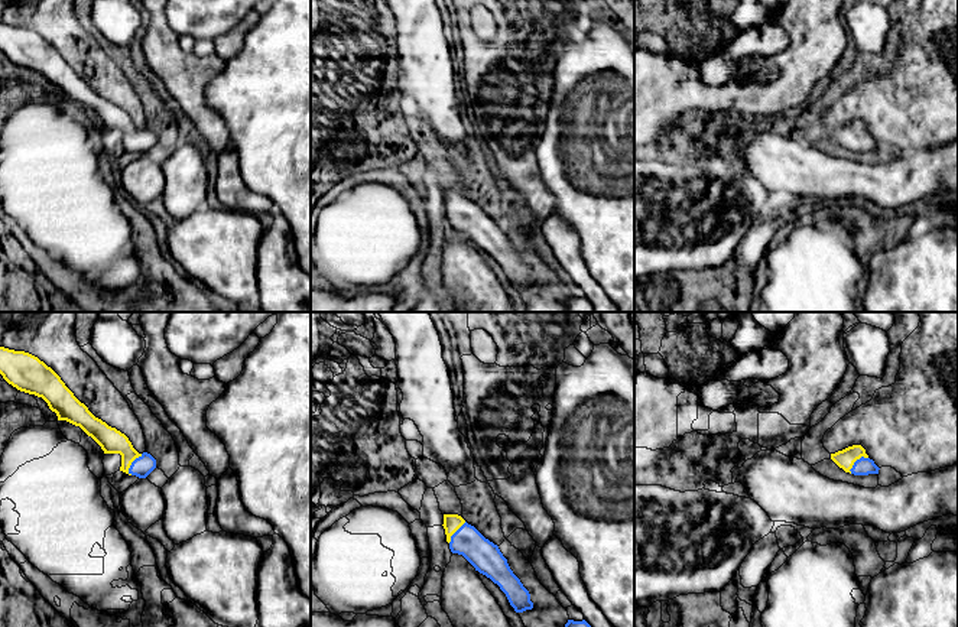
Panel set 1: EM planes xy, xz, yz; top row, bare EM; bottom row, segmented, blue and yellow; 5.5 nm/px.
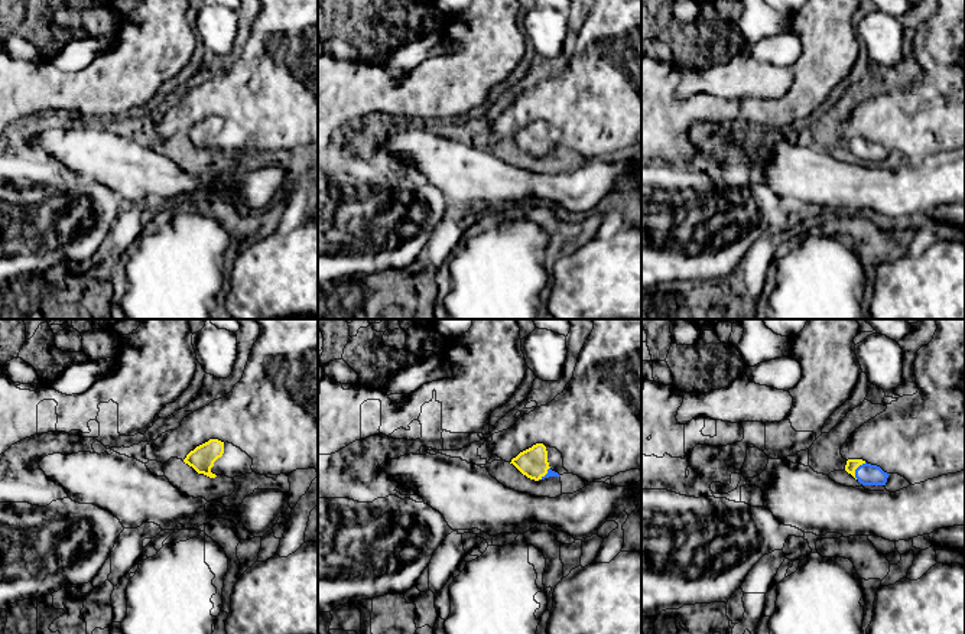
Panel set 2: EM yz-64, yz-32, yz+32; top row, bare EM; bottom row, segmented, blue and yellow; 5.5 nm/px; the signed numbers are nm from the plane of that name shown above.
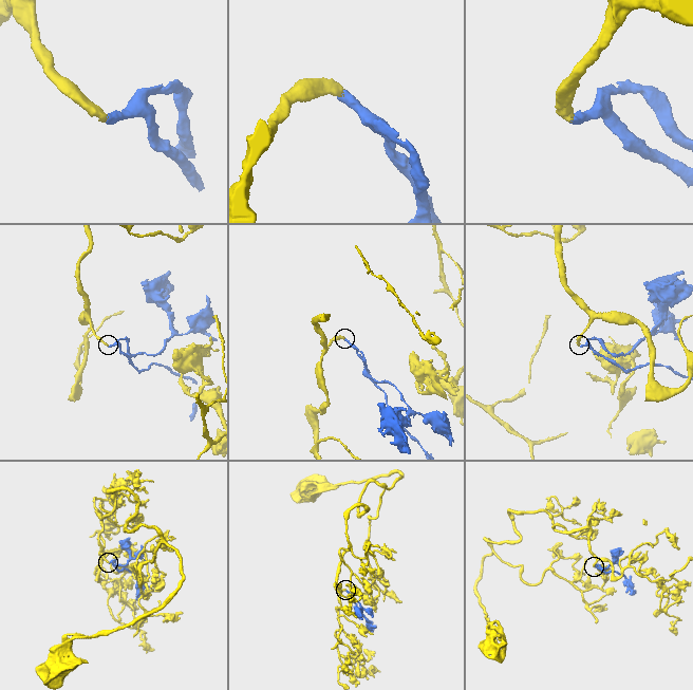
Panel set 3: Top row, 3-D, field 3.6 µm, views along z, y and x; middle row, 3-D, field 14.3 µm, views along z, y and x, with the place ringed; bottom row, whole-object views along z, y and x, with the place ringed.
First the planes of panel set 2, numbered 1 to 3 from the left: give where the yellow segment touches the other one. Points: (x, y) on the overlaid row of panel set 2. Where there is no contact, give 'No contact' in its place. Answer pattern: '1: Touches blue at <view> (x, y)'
1: No contact
2: Touches blue at yz-32 (548, 472)
3: Touches blue at yz+32 (855, 470)

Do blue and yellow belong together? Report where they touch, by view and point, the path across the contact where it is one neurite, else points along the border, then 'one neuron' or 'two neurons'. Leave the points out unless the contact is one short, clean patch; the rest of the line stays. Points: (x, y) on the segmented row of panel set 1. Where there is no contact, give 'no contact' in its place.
meets blue in xy at (132, 464); runs through xy (143, 465), (132, 464), (111, 441); one neuron

